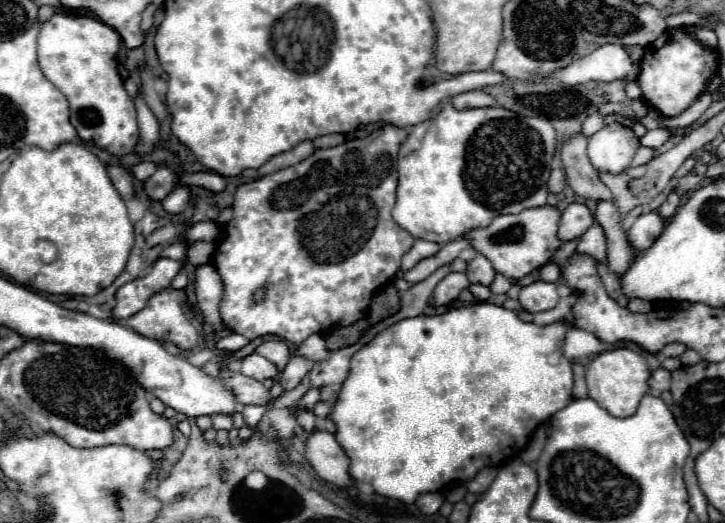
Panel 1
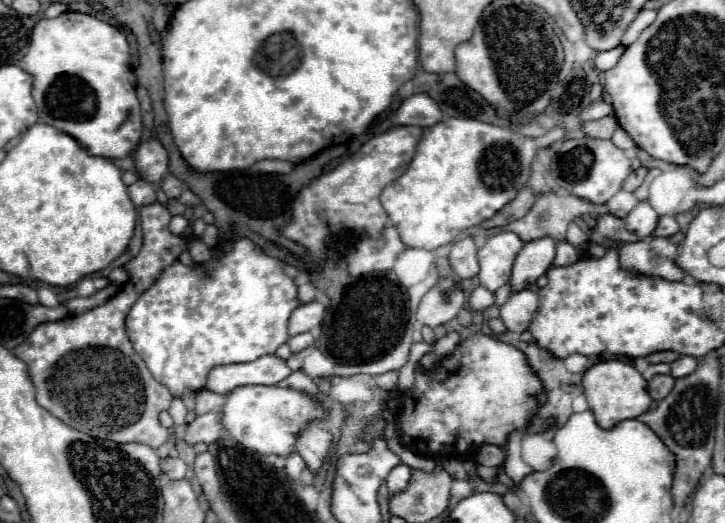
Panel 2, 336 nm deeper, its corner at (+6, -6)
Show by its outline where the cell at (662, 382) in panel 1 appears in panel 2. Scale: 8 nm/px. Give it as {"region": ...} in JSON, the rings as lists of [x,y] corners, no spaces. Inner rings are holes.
{"region":[[[655,376],[651,382],[649,382],[649,394],[653,400],[663,400],[669,392],[671,392],[671,386],[675,384],[675,378],[671,376]]]}

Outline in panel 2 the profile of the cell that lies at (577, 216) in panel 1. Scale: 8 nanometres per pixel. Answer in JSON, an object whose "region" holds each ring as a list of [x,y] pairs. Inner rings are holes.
{"region":[[[551,236],[527,242],[523,250],[517,254],[513,264],[513,274],[509,280],[513,292],[535,284],[535,280],[547,272],[553,260],[555,260],[555,240]]]}

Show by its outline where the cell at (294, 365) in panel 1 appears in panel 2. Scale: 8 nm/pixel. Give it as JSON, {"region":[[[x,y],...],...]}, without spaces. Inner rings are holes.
{"region":[[[303,332],[303,334],[297,334],[297,336],[293,336],[293,338],[289,338],[289,348],[291,348],[291,352],[293,354],[297,354],[297,352],[301,352],[301,350],[305,350],[307,346],[311,346],[315,342],[315,336],[311,334],[311,332]]]}

